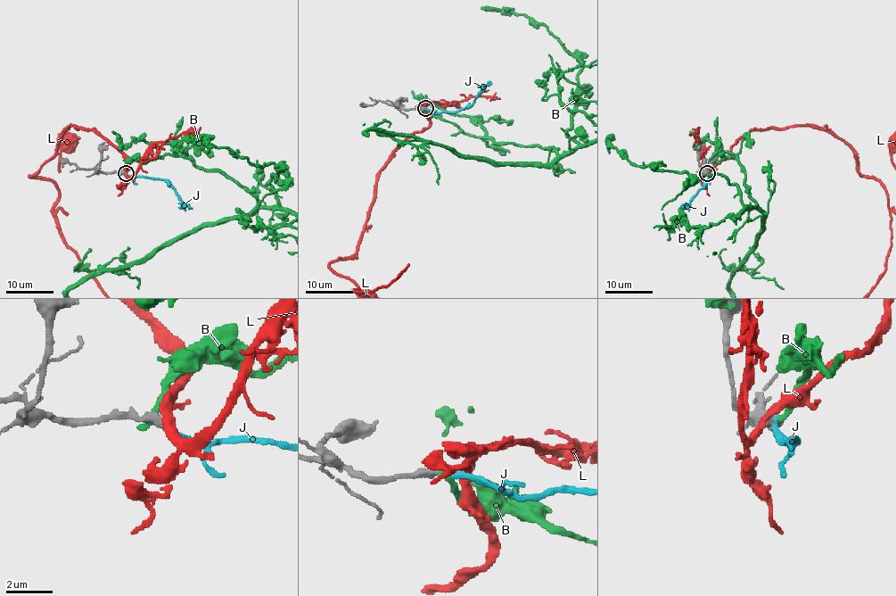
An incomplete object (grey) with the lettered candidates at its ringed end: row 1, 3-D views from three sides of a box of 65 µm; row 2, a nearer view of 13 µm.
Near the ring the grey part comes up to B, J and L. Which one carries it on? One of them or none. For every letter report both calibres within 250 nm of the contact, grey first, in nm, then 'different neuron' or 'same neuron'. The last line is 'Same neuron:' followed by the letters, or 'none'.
B: 360/280 nm | different neuron
J: 360/280 nm | different neuron
L: 320/340 nm | different neuron
Same neuron: none

